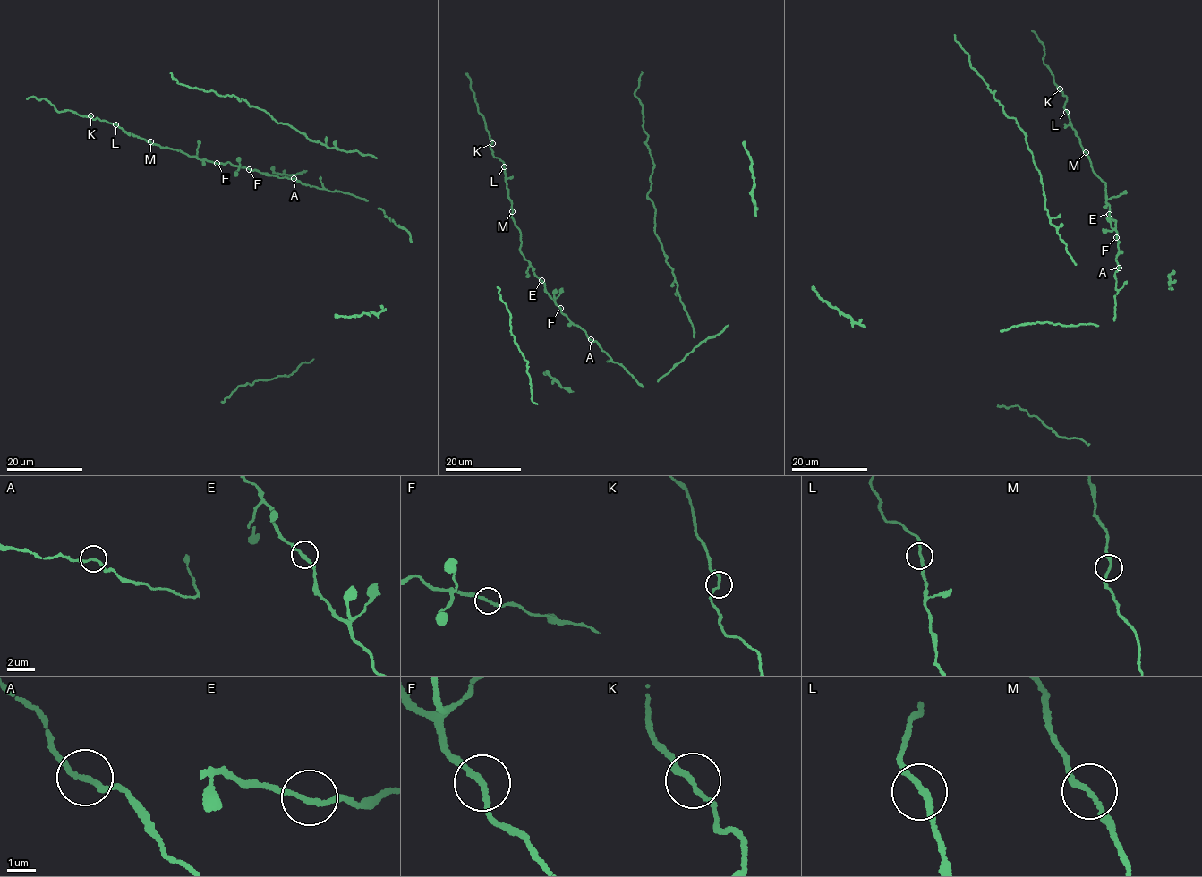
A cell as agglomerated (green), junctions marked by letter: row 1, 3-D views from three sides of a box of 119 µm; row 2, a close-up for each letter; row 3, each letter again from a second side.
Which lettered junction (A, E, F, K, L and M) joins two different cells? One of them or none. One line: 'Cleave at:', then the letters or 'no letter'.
Cleave at: no letter

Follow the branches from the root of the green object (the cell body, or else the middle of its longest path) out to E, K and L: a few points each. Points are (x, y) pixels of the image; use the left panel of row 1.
E: (360, 198), (306, 185), (294, 178), (280, 177), (228, 162), (217, 163)
K: (360, 198), (306, 185), (294, 178), (203, 160), (154, 145), (90, 116)
L: (360, 198), (306, 185), (294, 178), (203, 160), (154, 145), (115, 124)

